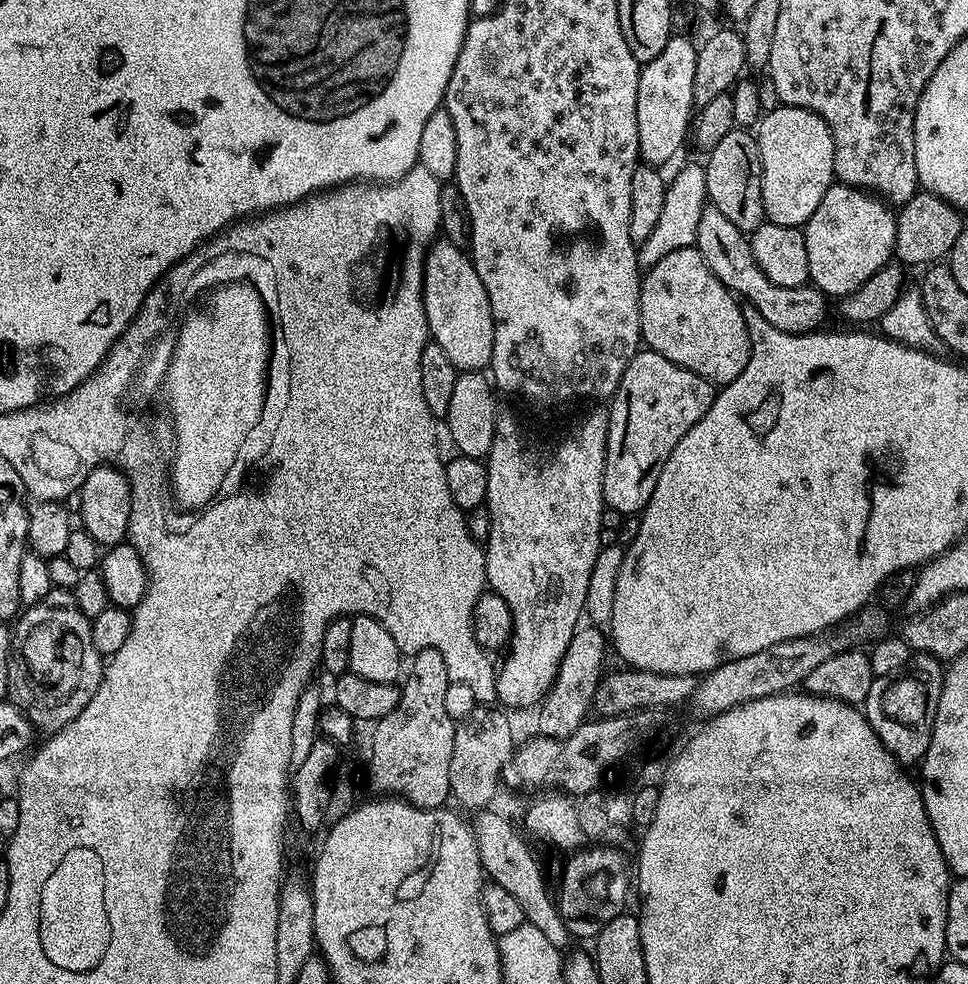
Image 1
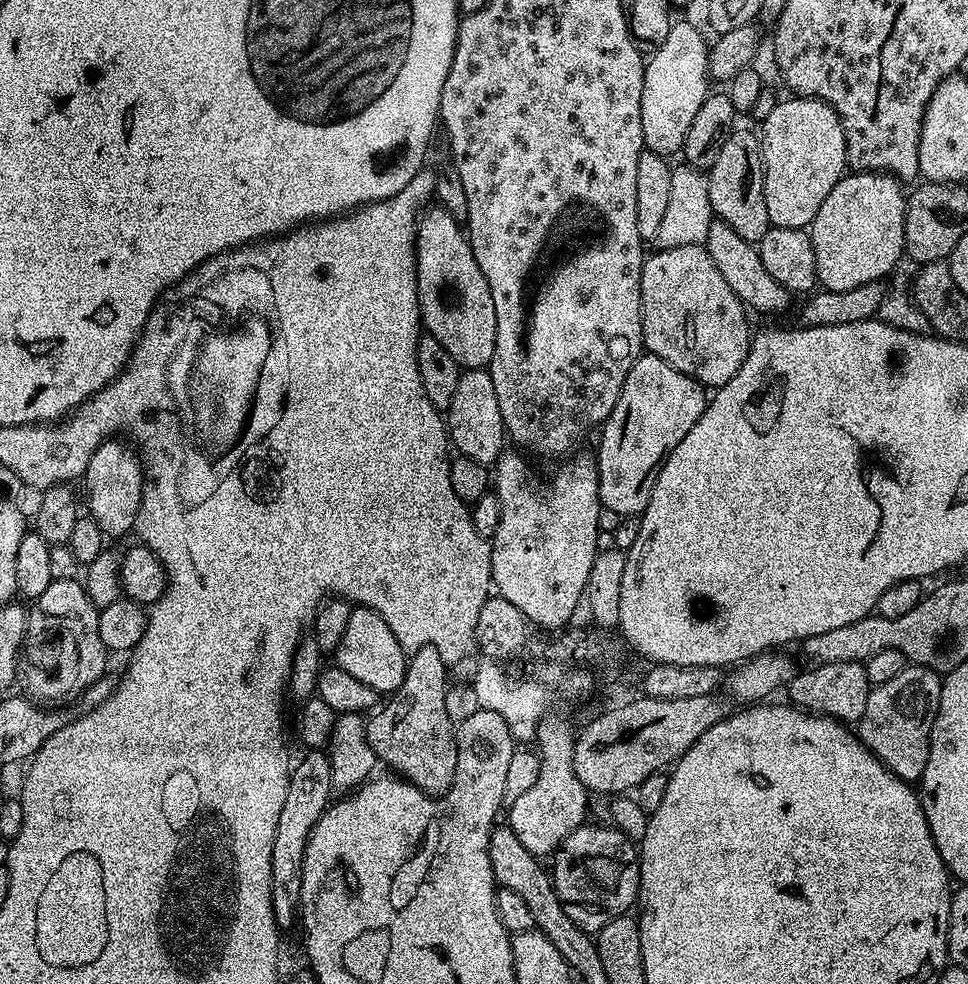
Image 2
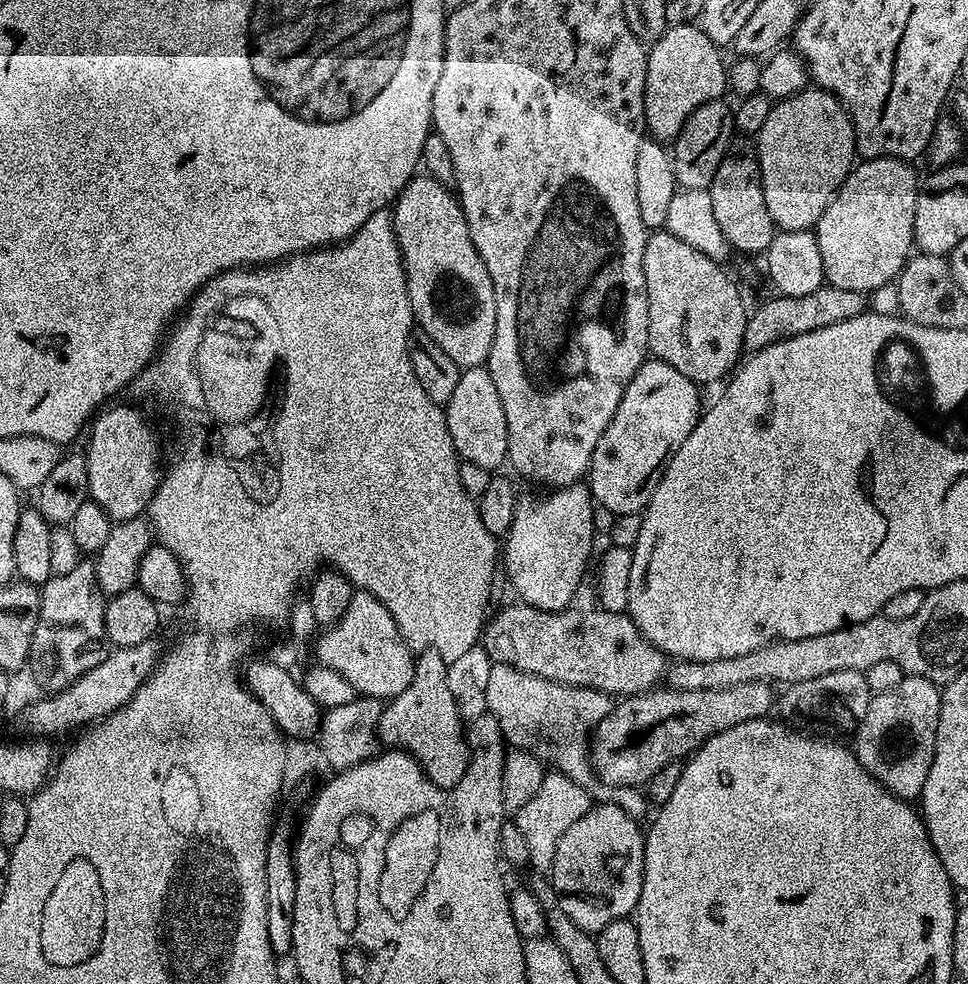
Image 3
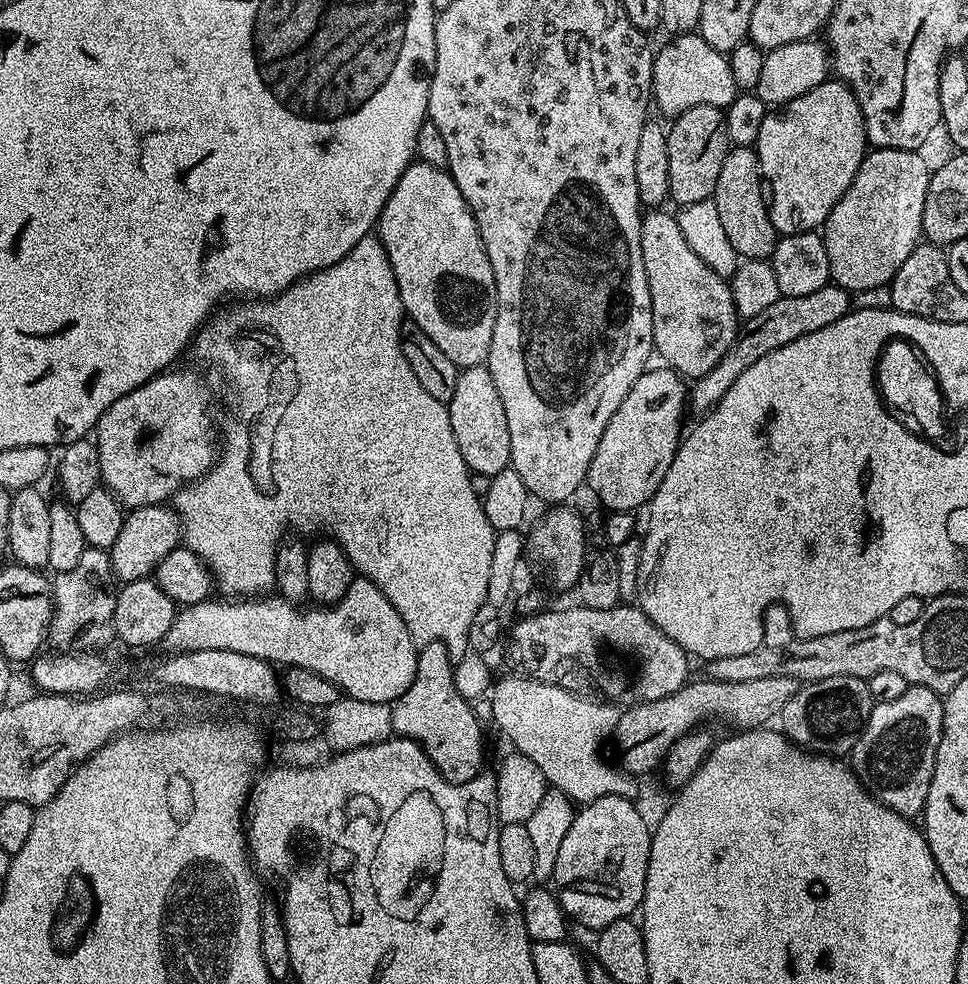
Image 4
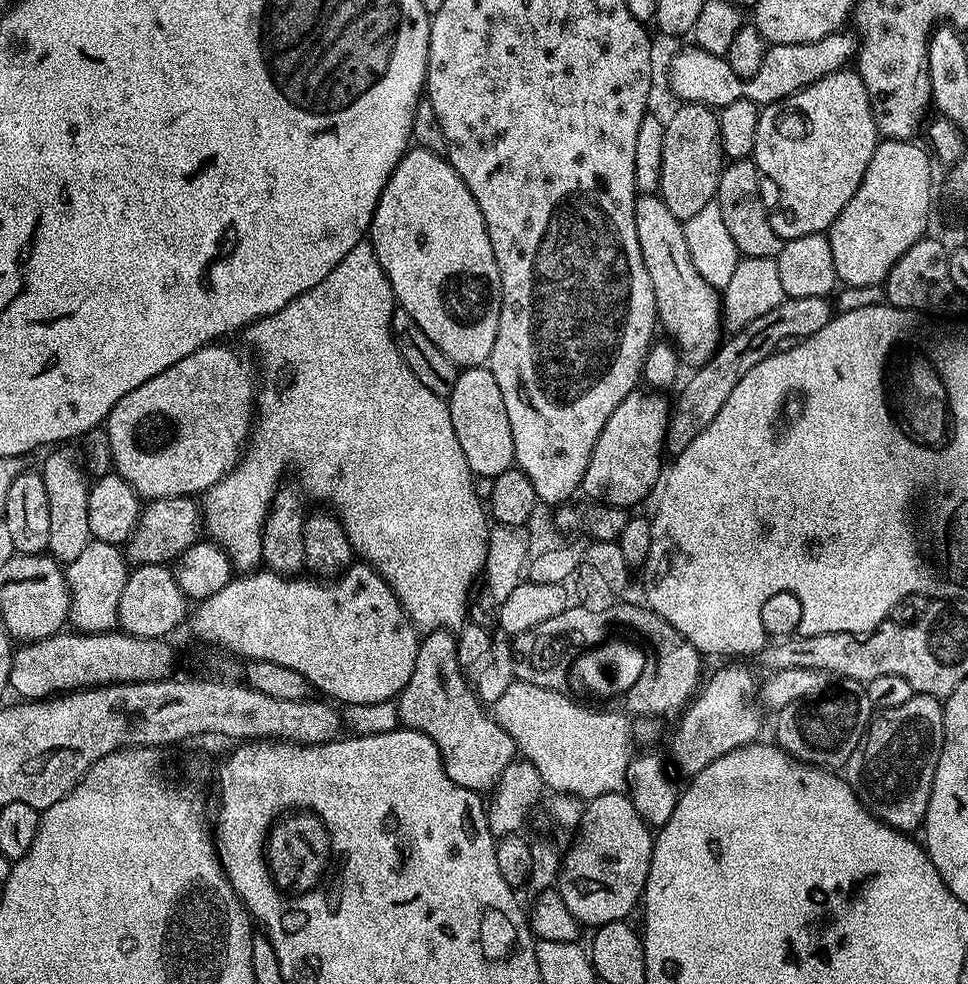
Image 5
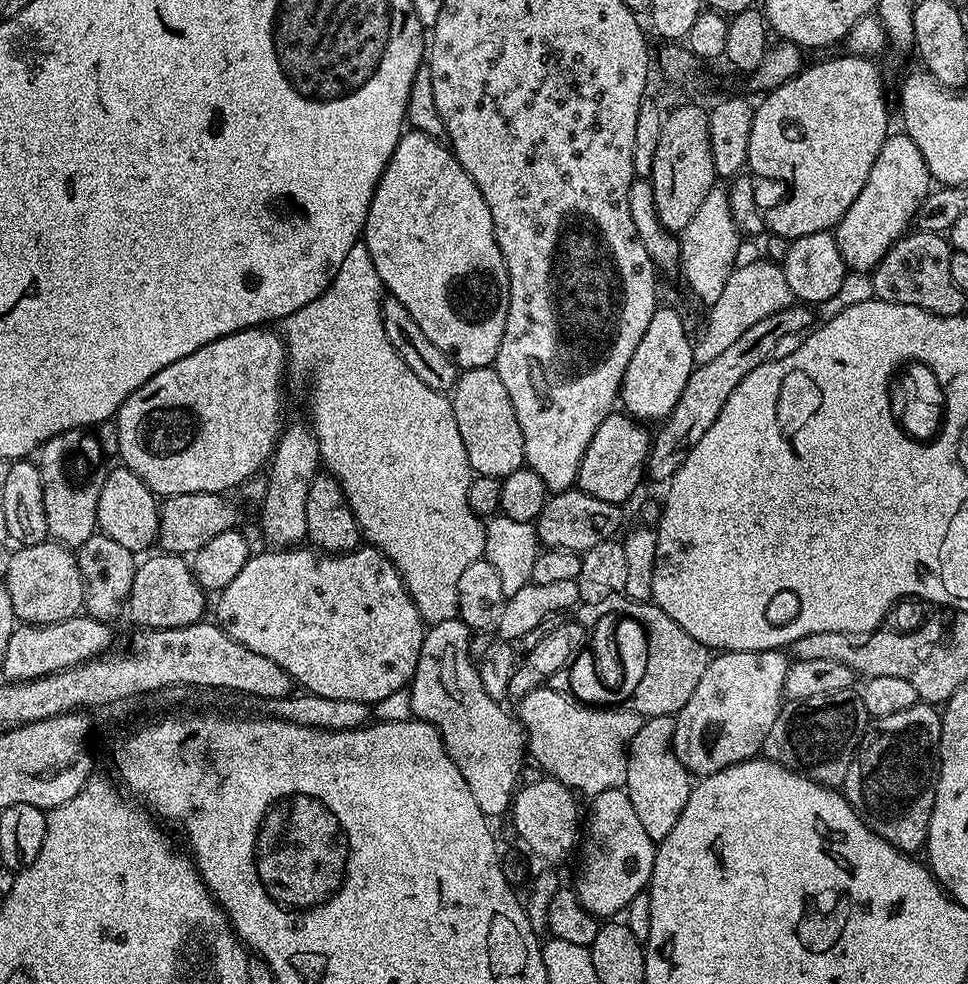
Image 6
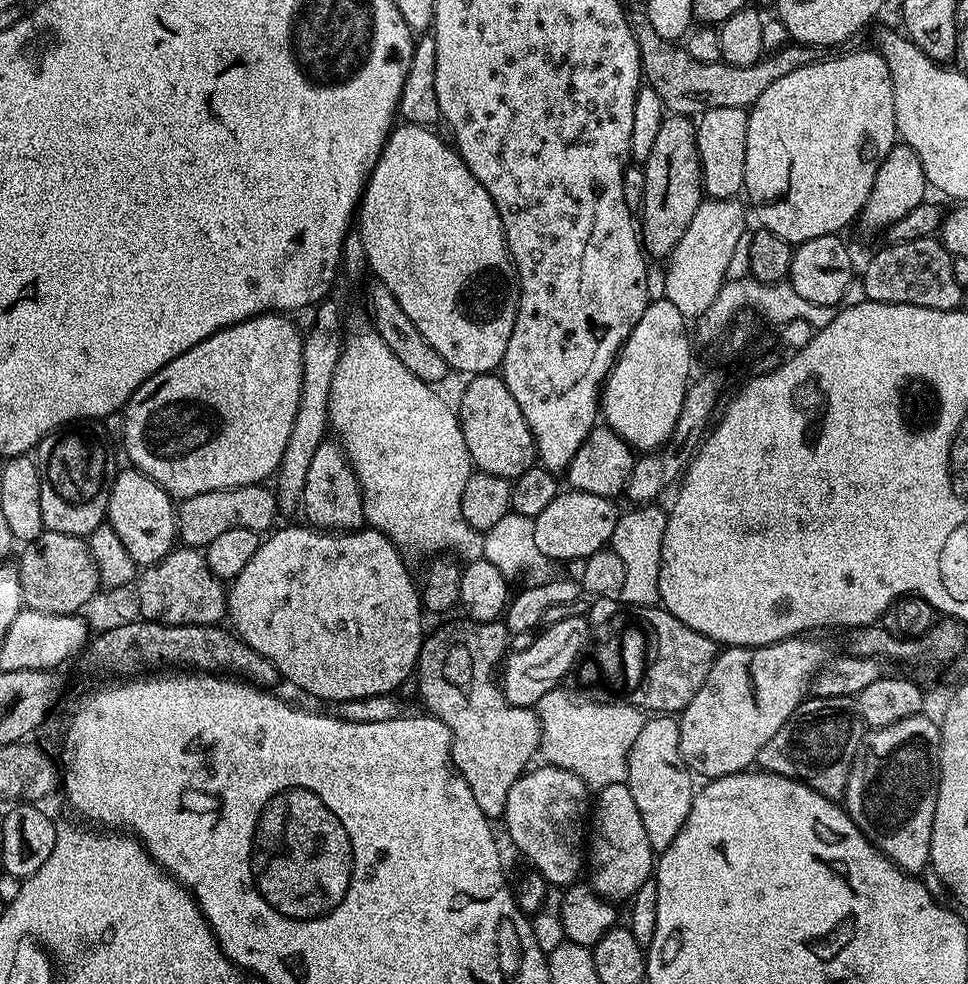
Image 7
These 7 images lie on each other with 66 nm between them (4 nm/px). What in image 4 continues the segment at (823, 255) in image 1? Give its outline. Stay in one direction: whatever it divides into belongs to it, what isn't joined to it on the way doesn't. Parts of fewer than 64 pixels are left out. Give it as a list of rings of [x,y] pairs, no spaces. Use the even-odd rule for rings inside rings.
[[[871,149],[846,194],[827,216],[822,235],[830,262],[830,278],[851,293],[889,285],[899,266],[923,235],[922,211],[931,176],[919,151]]]

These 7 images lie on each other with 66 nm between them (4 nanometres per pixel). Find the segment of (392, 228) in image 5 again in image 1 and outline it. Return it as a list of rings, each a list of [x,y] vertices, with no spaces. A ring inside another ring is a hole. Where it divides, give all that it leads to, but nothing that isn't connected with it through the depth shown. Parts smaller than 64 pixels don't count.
[[[433,243],[424,257],[424,309],[428,334],[431,343],[442,346],[460,372],[479,372],[491,365],[494,350],[490,298],[486,286],[482,286],[482,278],[478,278],[478,270],[474,270],[471,255],[461,245],[443,243]]]

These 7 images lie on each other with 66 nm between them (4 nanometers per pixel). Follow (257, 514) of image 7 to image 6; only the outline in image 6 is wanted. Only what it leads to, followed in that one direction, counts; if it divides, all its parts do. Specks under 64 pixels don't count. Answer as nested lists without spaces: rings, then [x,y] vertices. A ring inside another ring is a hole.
[[[218,492],[174,494],[173,496],[167,497],[167,499],[160,504],[159,551],[173,556],[187,557],[189,554],[194,554],[198,550],[202,550],[202,546],[206,546],[206,542],[214,542],[214,538],[218,538],[218,534],[233,531],[233,529],[239,525],[236,523],[240,520],[240,508],[231,500],[232,498],[231,495]]]

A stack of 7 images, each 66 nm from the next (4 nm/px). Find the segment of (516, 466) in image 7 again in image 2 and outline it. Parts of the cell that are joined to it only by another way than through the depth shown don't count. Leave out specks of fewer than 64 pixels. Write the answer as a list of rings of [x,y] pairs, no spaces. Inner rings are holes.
[[[483,368],[461,371],[454,402],[450,402],[446,410],[446,427],[451,447],[459,455],[485,466],[495,465],[496,459],[506,448],[506,429],[502,410],[498,406],[498,394],[494,394],[491,371]]]

